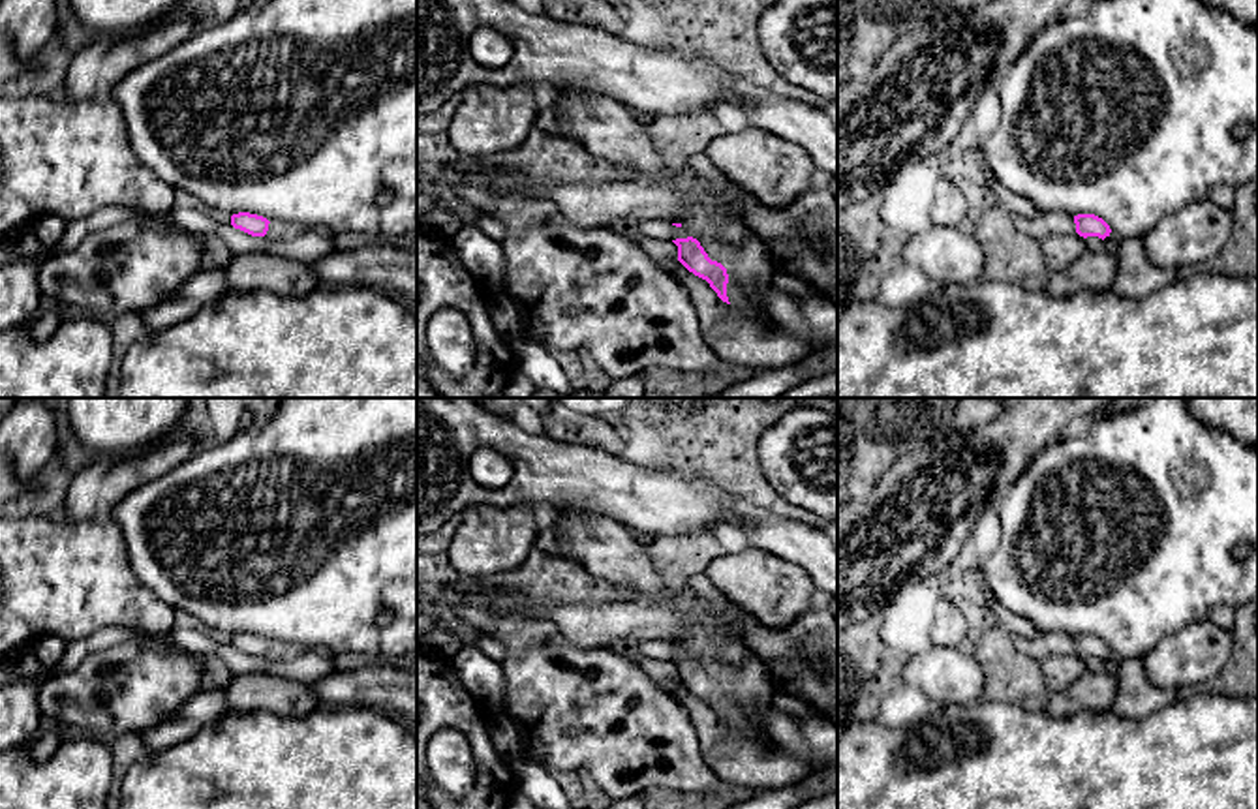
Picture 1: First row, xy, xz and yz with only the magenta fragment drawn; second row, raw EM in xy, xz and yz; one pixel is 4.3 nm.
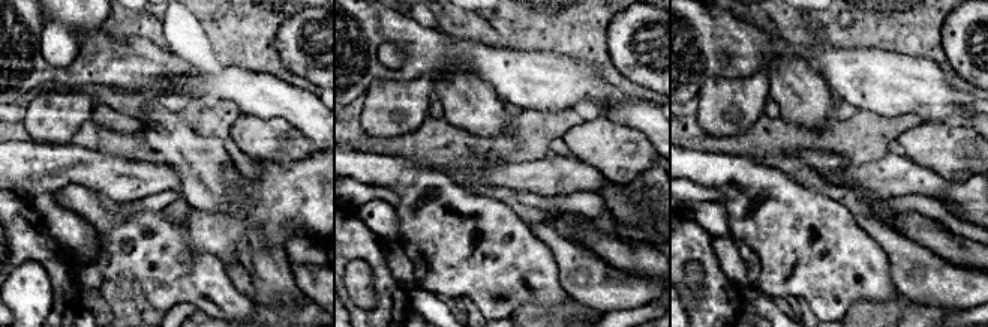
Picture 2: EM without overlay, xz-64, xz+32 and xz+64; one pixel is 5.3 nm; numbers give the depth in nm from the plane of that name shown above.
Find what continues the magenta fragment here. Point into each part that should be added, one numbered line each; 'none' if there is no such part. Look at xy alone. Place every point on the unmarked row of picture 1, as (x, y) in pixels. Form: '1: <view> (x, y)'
1: xy (276, 650)

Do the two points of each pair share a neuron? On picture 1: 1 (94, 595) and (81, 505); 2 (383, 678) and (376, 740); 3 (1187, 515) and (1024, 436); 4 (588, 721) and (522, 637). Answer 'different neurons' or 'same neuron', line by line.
1: different neurons
2: different neurons
3: different neurons
4: same neuron

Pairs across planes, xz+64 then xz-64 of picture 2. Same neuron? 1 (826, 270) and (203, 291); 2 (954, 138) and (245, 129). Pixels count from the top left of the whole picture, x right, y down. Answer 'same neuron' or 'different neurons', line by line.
1: same neuron
2: same neuron

